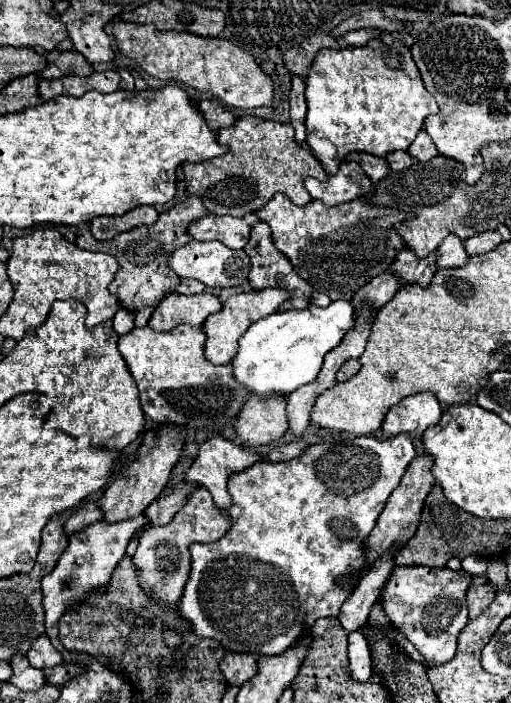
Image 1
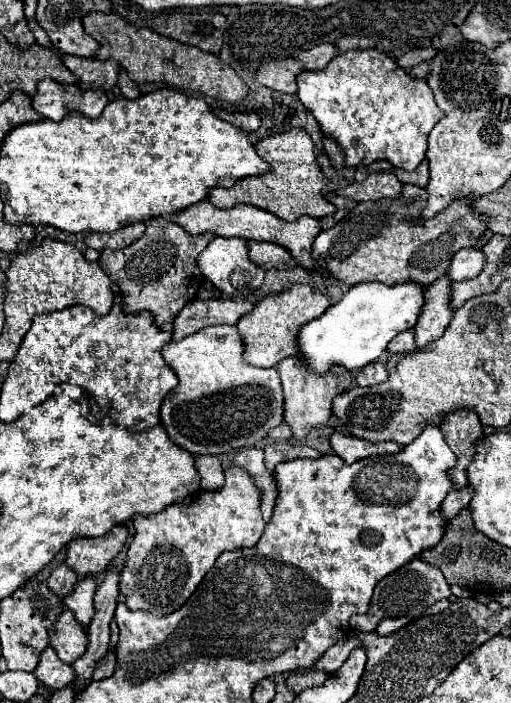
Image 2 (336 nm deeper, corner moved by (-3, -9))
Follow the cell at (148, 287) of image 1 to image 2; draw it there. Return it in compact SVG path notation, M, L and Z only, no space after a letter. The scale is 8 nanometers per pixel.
M152 218L138 242L122 250L102 250L98 264L108 274L114 298L124 304L124 312L148 310L156 318L158 328L172 332L174 318L190 300L194 300L198 288L204 284L204 276L198 268L198 254L212 238L214 234L190 236L170 220Z

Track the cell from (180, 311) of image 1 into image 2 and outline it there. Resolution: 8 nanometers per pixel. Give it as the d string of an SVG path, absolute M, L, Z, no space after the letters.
M216 298L216 300L192 300L182 308L174 320L172 340L182 340L206 326L216 324L236 324L244 314L254 308L248 300Z

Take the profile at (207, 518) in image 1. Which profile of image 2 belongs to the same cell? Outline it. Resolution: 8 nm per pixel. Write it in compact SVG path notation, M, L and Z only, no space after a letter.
M238 466L226 470L226 484L222 490L198 490L190 494L182 504L172 504L158 514L136 516L132 524L134 540L128 548L126 564L120 572L120 594L126 598L124 602L130 610L146 610L156 616L166 616L178 610L190 598L190 594L196 590L196 586L202 582L202 578L222 552L250 548L258 544L266 526L260 512L260 490L252 476Z

